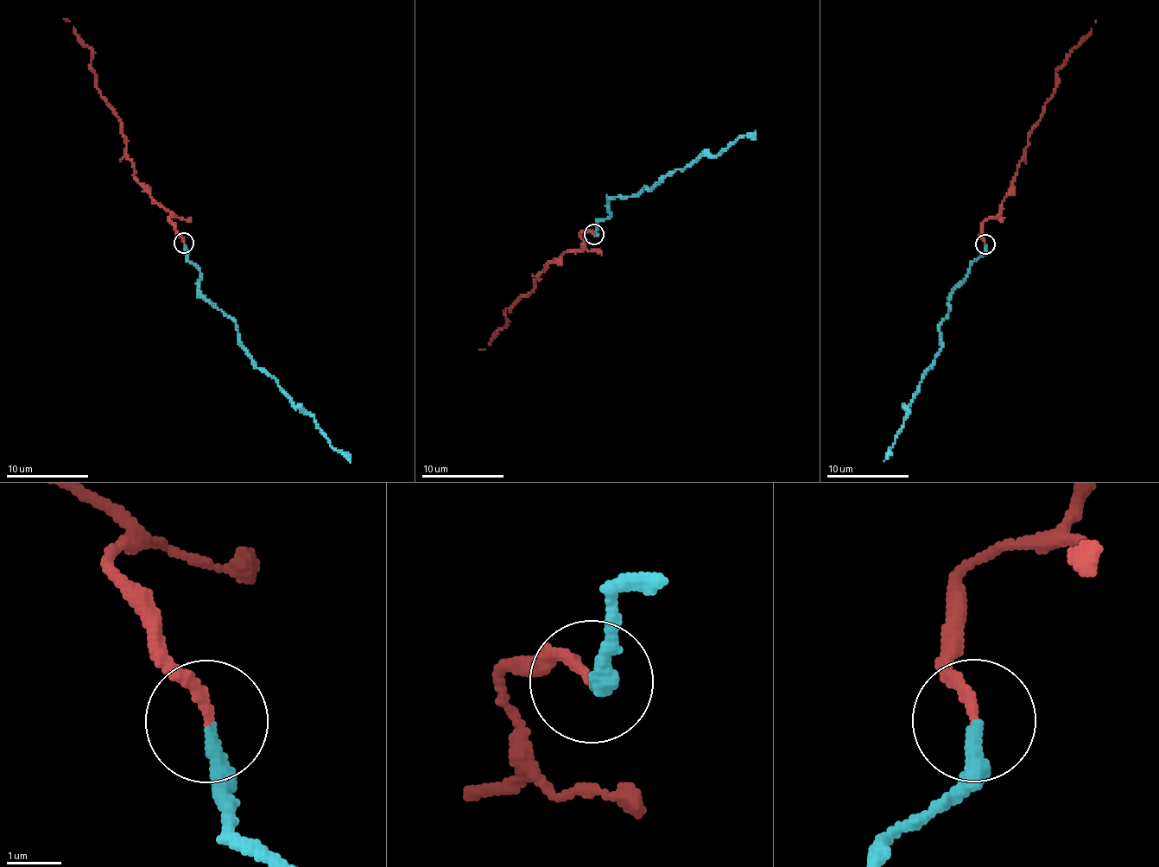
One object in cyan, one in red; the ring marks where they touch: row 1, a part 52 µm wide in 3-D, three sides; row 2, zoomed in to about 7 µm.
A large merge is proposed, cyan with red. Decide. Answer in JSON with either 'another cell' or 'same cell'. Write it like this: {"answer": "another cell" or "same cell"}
{"answer": "another cell"}

